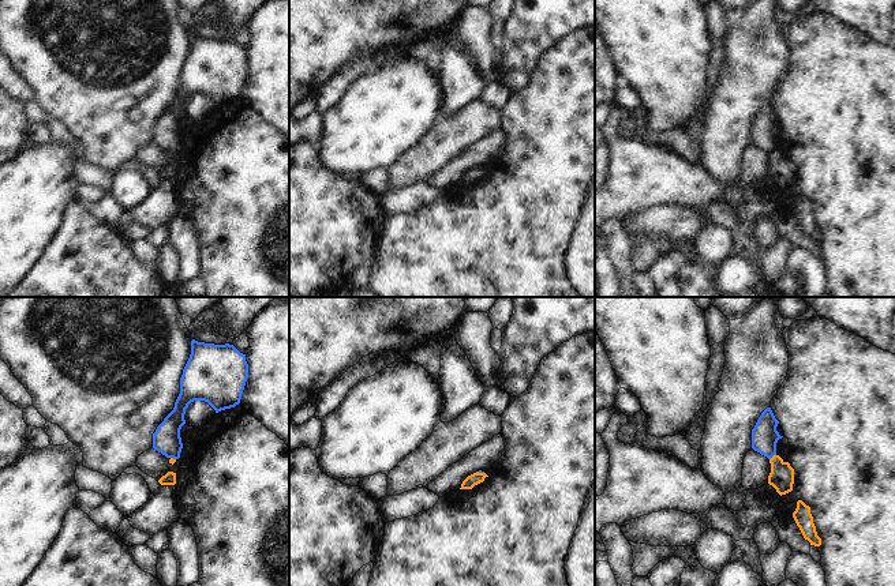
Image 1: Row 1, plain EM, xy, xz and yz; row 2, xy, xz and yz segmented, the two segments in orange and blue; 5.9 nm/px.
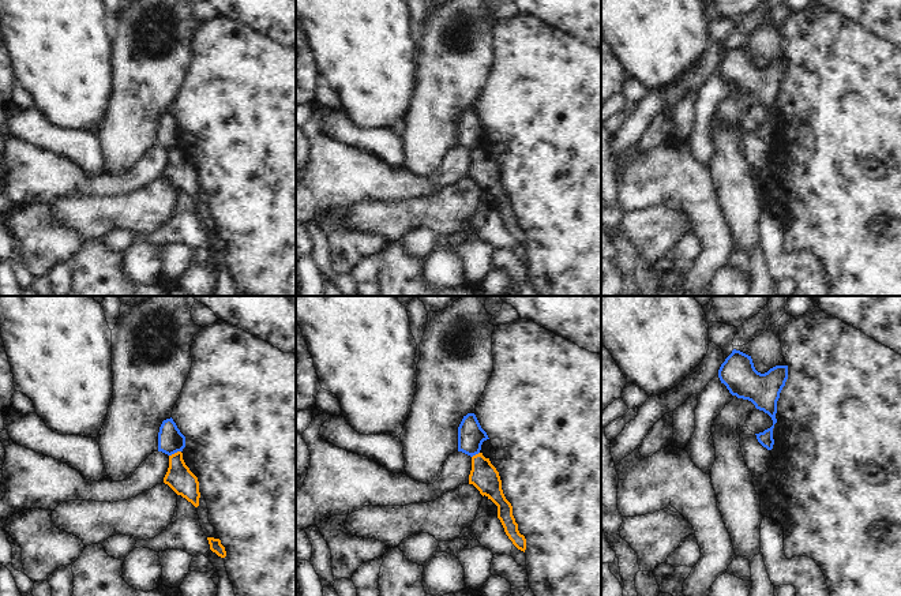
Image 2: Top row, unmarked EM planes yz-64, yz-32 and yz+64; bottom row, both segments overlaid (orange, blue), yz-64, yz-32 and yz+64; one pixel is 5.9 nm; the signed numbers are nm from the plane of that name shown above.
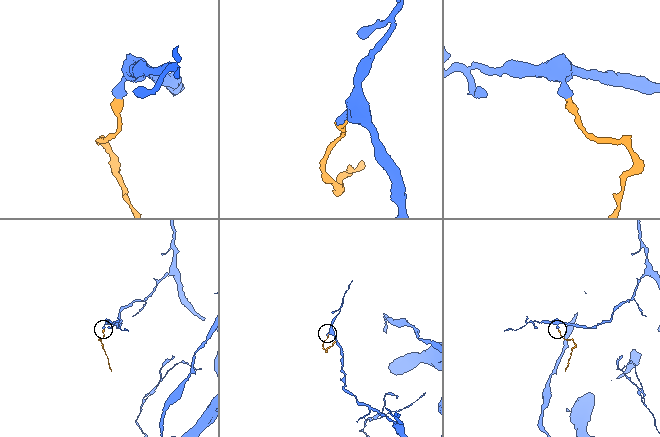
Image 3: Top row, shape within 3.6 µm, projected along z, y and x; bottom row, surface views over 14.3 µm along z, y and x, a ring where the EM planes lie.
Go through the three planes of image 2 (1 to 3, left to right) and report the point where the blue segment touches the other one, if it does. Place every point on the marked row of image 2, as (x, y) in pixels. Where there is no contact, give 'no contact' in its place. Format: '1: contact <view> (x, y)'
1: contact yz-64 (175, 453)
2: contact yz-32 (476, 454)
3: no contact

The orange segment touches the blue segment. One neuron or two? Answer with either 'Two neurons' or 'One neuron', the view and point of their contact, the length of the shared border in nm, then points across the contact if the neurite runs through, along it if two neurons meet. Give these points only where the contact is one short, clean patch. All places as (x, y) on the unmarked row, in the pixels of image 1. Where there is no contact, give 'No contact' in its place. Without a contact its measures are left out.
Two neurons. Touches orange at yz (772, 151). Shared border 50 nm. Boundary: yz (775, 149), (770, 154)

